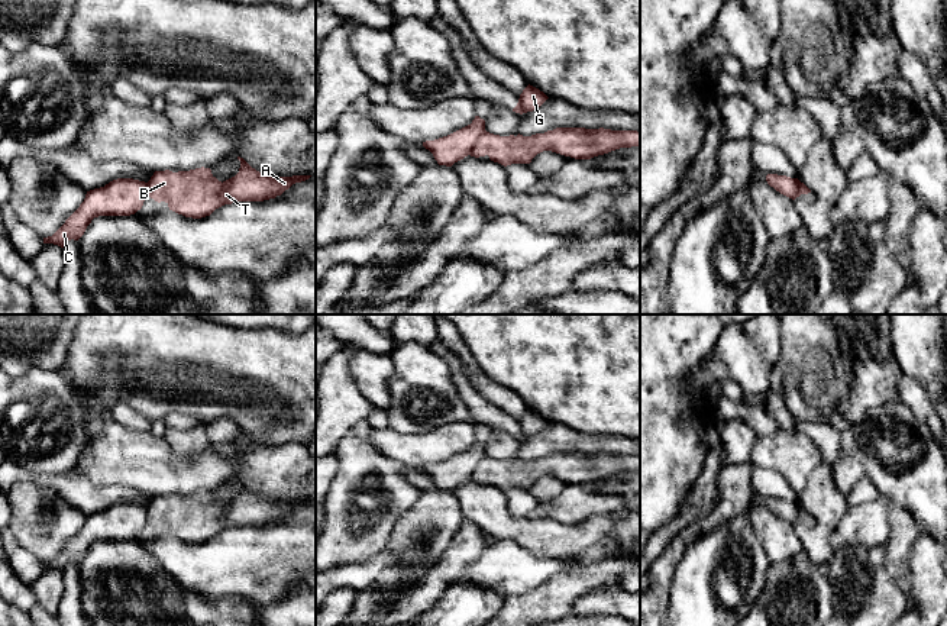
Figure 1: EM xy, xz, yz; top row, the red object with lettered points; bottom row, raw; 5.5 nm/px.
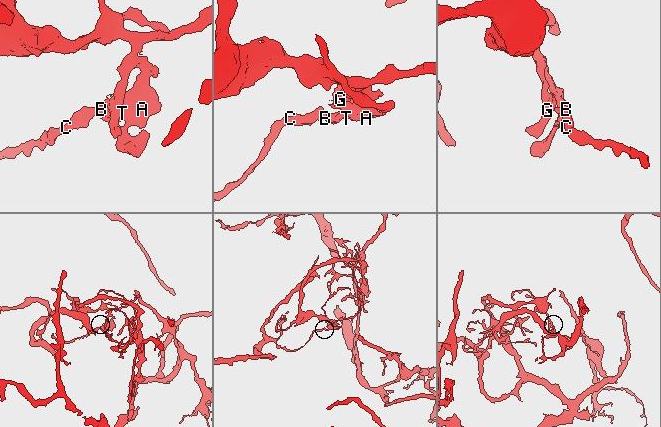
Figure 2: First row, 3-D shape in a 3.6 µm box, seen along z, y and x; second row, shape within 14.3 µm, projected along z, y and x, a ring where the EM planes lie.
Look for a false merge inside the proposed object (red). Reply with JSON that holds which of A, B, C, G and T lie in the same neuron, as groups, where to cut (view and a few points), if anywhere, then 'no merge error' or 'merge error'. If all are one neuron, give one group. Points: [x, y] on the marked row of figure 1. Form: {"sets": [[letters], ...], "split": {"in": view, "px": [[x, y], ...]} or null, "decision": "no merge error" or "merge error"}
{"sets": [["A", "B", "G", "T"], ["C"]], "split": {"in": "xz", "px": [[485, 131], [469, 154]]}, "decision": "merge error"}

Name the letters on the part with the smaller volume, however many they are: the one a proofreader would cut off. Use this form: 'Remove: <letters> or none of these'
Remove: C

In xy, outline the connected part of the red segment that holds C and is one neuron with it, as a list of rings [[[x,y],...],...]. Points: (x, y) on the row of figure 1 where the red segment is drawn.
[[[117,178],[90,190],[65,223],[52,236],[43,238],[43,243],[64,248],[68,241],[78,241],[94,217],[135,214],[142,209],[146,196],[148,183],[133,178]]]

